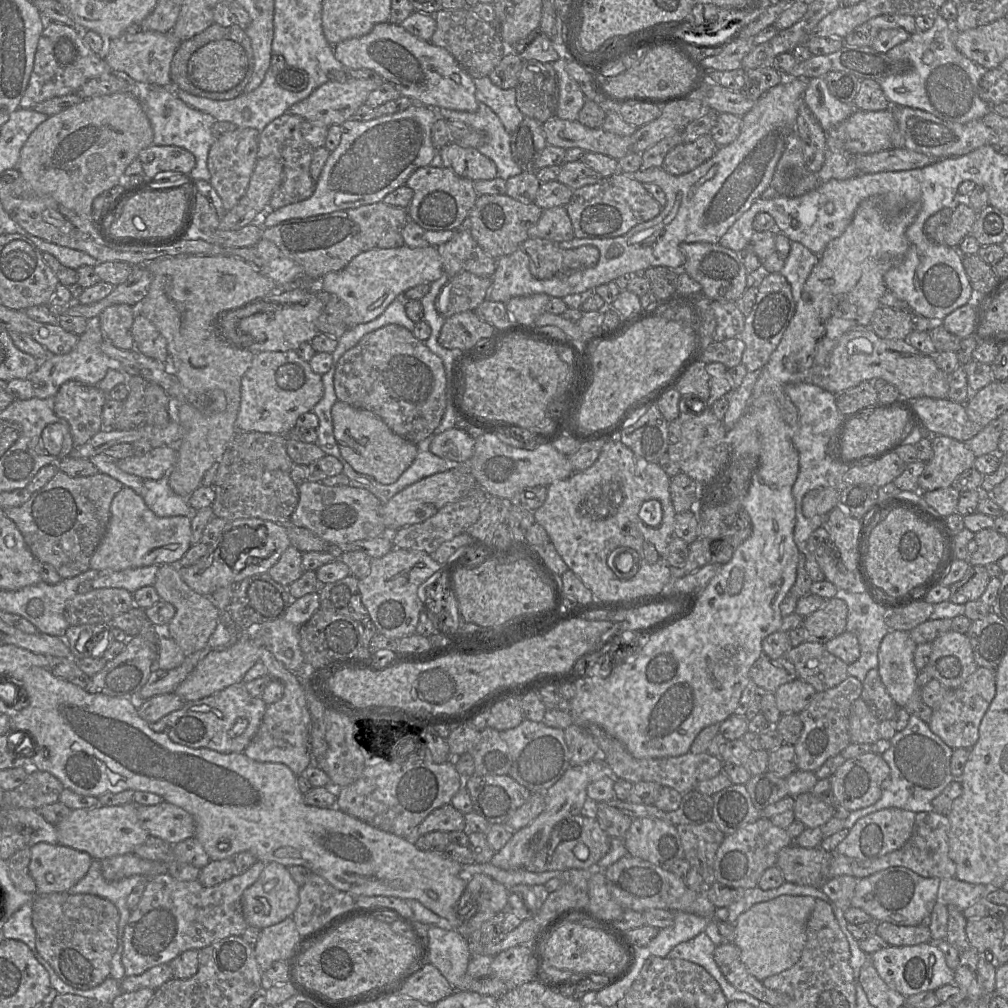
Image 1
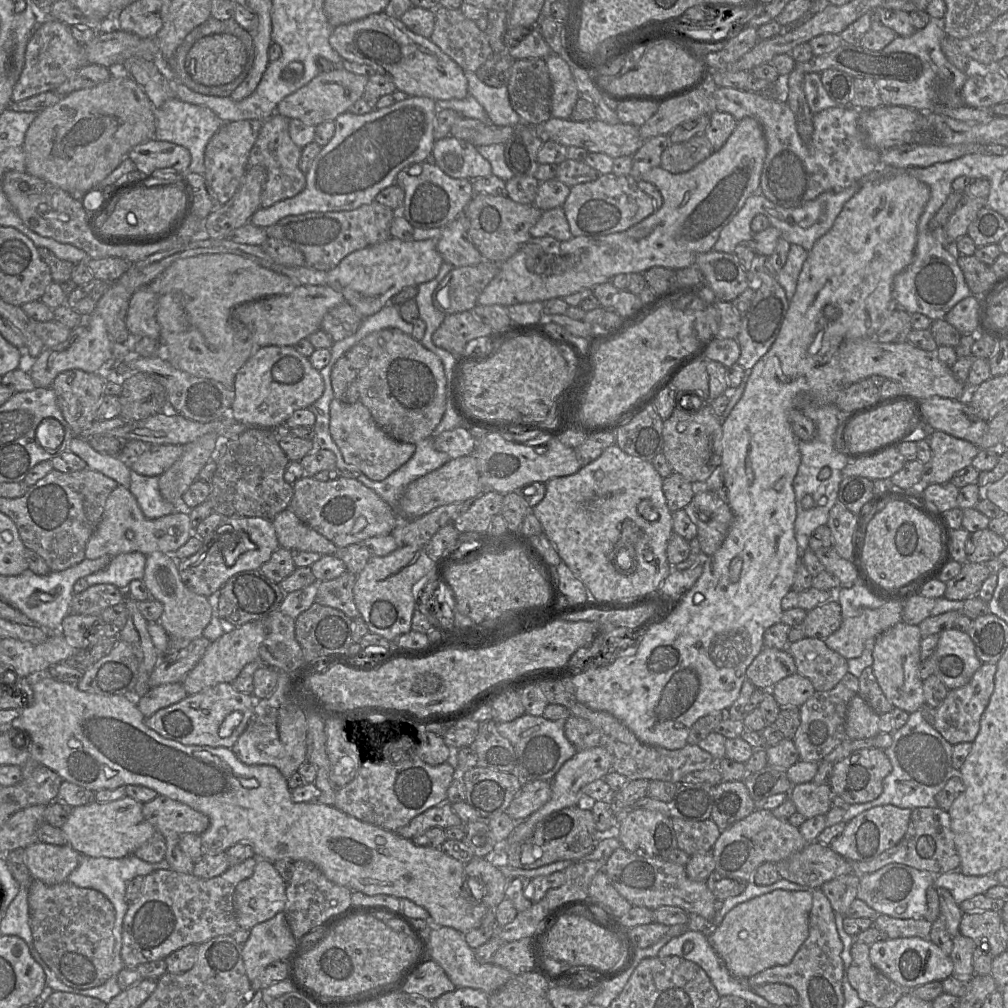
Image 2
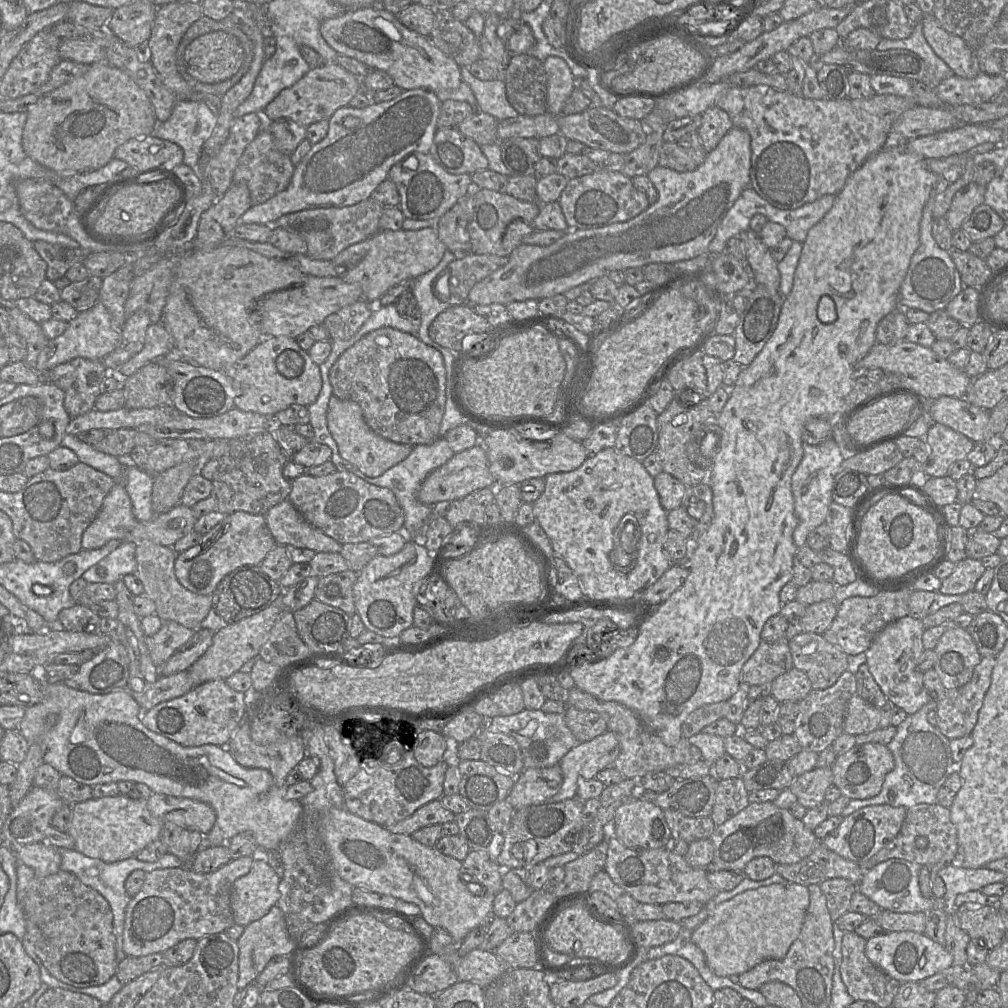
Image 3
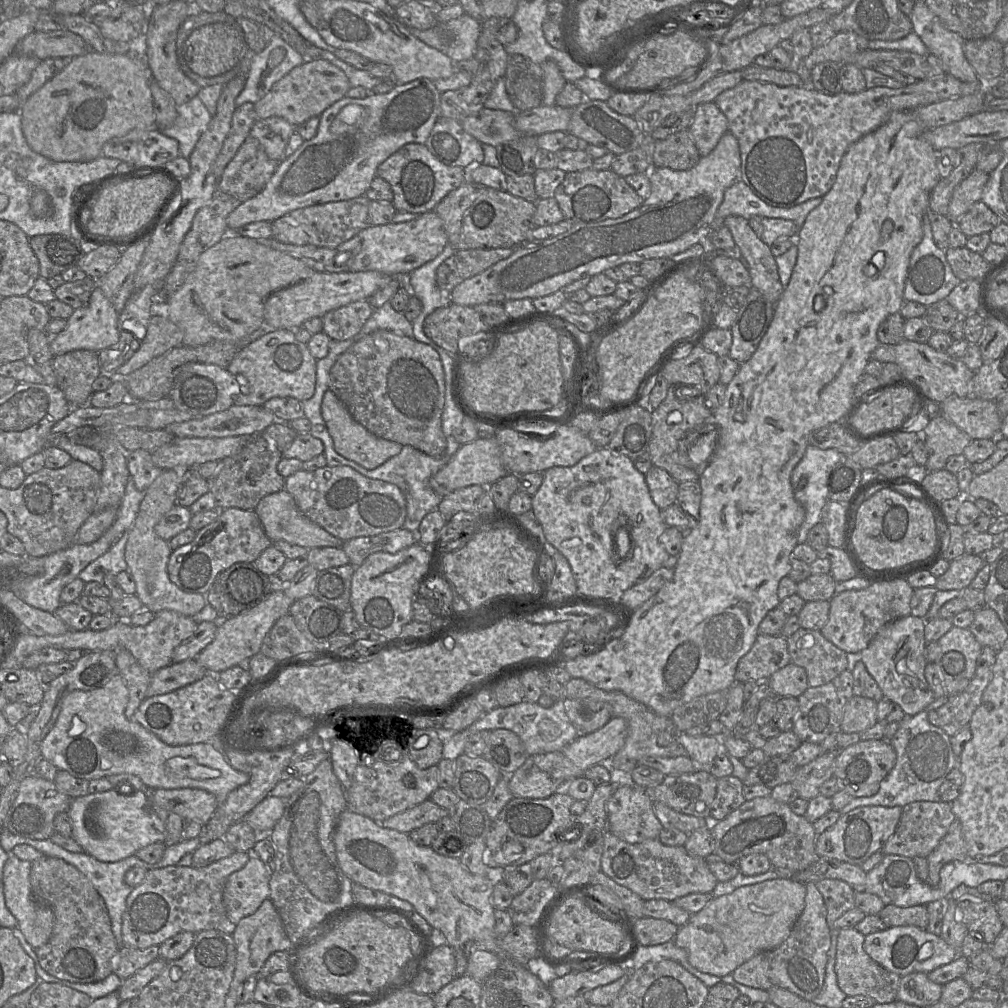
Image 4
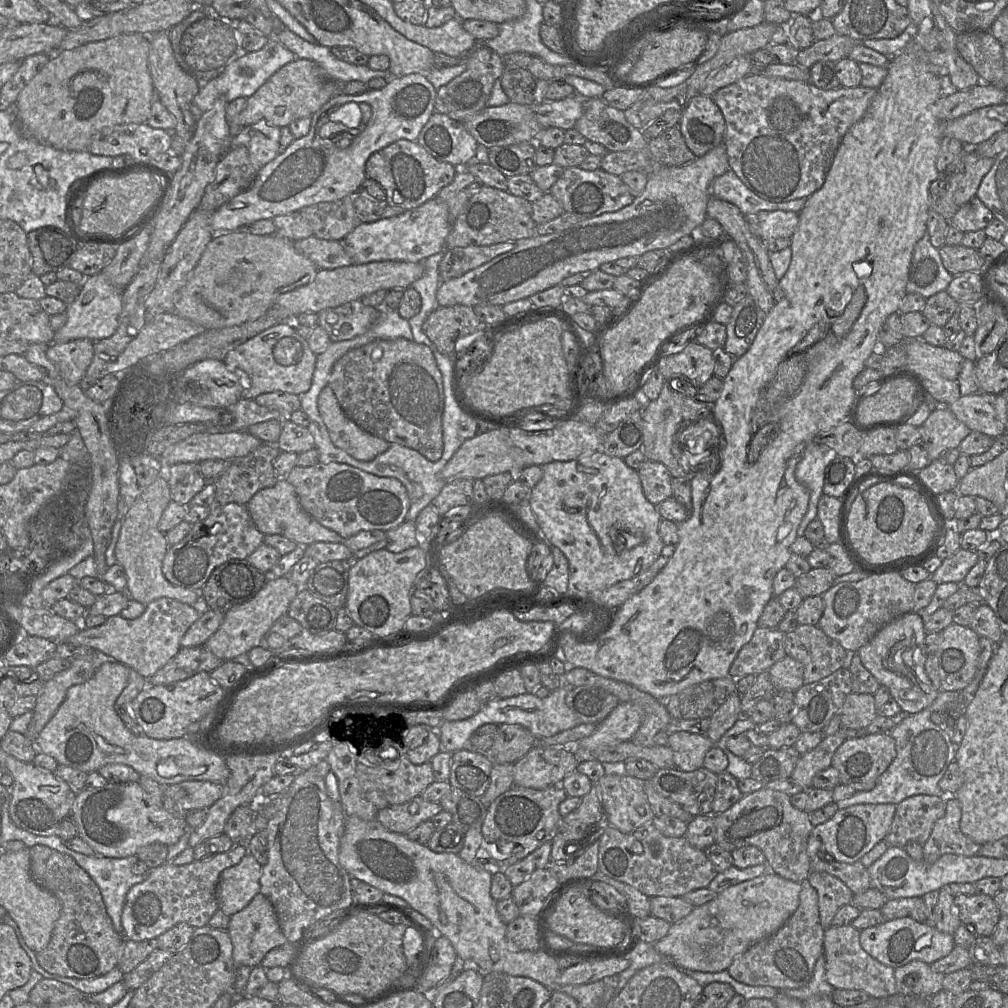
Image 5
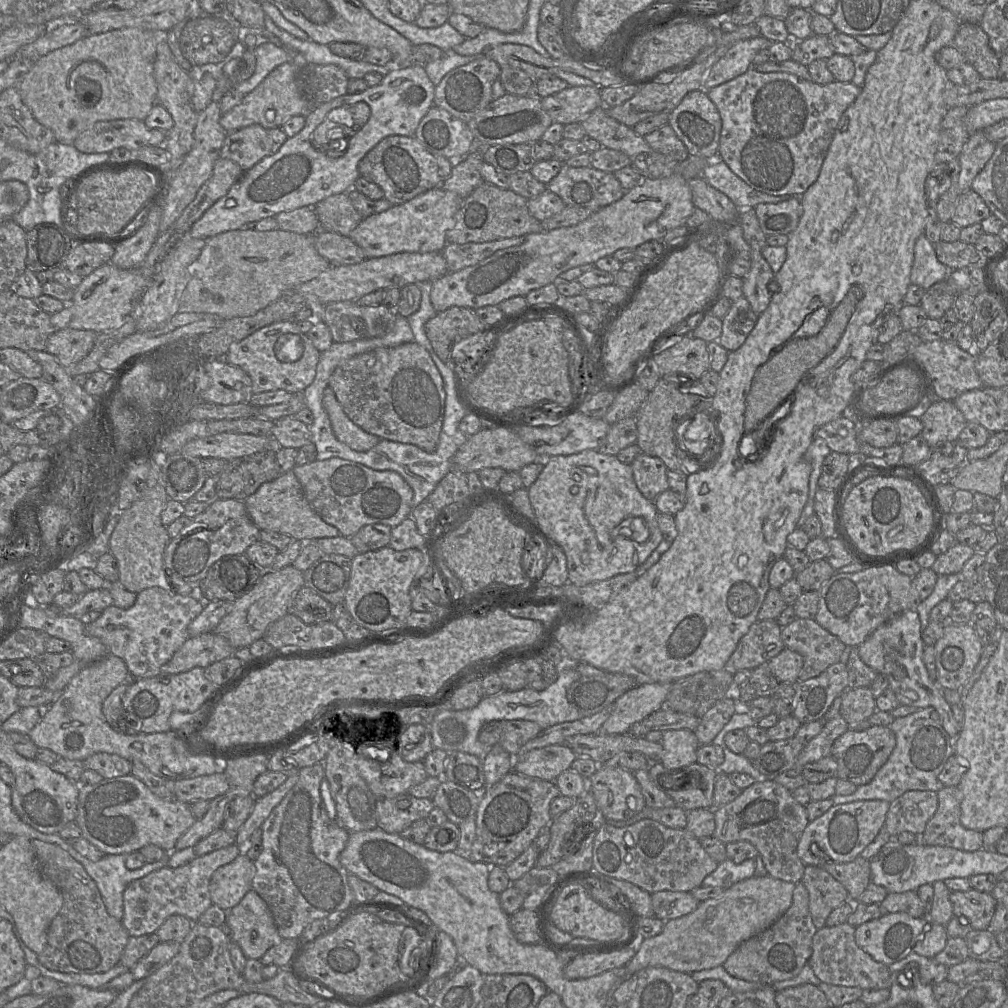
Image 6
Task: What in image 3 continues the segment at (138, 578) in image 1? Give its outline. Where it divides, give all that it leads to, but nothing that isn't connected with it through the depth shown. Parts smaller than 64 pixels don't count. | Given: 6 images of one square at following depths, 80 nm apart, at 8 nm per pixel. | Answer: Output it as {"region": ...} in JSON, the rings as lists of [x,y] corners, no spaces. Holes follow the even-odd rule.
{"region":[[[121,542],[108,556],[90,567],[81,576],[87,583],[109,583],[114,585],[122,581],[127,574],[134,574],[137,562],[135,559],[136,544]]]}

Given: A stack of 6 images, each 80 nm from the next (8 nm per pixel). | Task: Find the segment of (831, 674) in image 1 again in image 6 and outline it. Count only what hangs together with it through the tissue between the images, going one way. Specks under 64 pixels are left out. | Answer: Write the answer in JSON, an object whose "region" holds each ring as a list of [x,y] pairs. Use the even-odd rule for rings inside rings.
{"region":[[[796,618],[781,628],[785,647],[803,657],[799,681],[820,675],[832,664],[840,662],[846,645],[820,626],[815,619]]]}

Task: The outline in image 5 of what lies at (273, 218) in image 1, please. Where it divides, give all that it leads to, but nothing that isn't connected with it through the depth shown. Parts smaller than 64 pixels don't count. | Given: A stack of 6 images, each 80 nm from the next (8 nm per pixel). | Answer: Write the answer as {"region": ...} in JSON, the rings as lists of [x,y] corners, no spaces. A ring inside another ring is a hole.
{"region":[[[422,73],[395,77],[384,88],[367,89],[360,95],[335,95],[311,115],[307,135],[294,139],[284,151],[259,169],[247,190],[212,212],[211,227],[214,233],[226,234],[257,220],[273,219],[313,204],[336,201],[355,194],[366,179],[365,165],[373,153],[400,139],[417,141],[422,128],[435,111],[435,99],[436,89]],[[351,103],[369,104],[371,118],[361,131],[350,138],[349,145],[341,149],[336,141],[345,136],[323,139],[319,136],[319,129],[330,121],[334,111]]]}

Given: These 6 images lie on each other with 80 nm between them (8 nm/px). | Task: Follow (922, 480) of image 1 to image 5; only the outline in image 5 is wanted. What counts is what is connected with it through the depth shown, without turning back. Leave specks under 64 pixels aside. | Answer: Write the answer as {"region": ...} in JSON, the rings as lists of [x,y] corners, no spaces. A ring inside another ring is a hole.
{"region":[[[939,406],[931,411],[922,425],[922,440],[930,461],[940,458],[949,449],[959,448],[971,430],[948,408]]]}

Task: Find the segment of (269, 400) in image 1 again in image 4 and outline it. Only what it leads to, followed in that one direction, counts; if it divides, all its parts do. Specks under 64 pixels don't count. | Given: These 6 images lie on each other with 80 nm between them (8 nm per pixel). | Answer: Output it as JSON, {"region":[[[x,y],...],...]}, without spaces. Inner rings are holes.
{"region":[[[267,329],[259,338],[243,347],[227,366],[230,374],[242,375],[247,384],[242,384],[243,392],[234,399],[237,405],[263,406],[266,401],[274,397],[292,397],[299,401],[310,399],[315,392],[316,362],[311,355],[308,346],[295,337],[295,330]]]}

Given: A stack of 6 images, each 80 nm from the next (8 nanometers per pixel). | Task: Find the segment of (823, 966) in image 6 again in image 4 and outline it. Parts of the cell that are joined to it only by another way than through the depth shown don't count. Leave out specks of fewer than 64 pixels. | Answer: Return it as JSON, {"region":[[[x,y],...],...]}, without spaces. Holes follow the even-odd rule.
{"region":[[[843,928],[839,930],[836,951],[835,973],[840,989],[847,996],[864,995],[873,998],[876,1003],[889,1003],[897,998],[900,976],[874,961],[864,950],[865,935],[855,928]]]}

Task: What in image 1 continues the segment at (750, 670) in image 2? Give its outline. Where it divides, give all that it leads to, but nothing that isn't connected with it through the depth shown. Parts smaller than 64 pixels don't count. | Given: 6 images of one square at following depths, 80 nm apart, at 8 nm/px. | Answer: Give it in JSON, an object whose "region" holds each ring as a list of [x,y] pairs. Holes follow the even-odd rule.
{"region":[[[764,653],[751,666],[749,677],[761,692],[771,693],[798,678],[793,663],[786,657],[773,659]]]}

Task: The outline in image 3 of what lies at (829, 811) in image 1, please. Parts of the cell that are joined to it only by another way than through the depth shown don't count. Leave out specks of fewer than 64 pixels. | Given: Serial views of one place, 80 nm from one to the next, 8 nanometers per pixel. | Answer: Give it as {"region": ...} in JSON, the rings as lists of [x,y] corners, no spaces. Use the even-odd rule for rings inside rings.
{"region":[[[816,767],[795,777],[789,789],[796,796],[798,803],[810,809],[825,801],[825,792],[832,784],[832,768]]]}

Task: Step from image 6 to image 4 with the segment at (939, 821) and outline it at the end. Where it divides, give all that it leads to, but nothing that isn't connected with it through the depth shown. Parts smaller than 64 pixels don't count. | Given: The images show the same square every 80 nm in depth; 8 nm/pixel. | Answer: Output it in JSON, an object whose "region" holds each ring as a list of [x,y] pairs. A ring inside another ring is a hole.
{"region":[[[957,818],[952,822],[947,834],[940,841],[938,846],[927,857],[927,883],[932,887],[937,886],[940,881],[939,871],[942,866],[956,860],[968,860],[968,852],[961,829],[961,823]]]}

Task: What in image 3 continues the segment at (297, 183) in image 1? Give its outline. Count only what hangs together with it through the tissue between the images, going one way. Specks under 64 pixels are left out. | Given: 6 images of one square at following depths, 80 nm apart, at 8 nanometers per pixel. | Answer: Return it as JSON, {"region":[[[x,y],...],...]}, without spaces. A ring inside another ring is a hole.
{"region":[[[262,129],[254,140],[246,147],[239,159],[233,175],[233,183],[247,185],[252,205],[266,202],[275,194],[283,191],[292,178],[295,165],[291,155],[278,150],[272,134]]]}

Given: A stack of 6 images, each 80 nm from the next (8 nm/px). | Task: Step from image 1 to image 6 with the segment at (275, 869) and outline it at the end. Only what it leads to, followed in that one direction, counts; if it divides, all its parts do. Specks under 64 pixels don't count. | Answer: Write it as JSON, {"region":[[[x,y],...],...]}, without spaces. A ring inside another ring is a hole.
{"region":[[[245,854],[216,869],[209,883],[212,904],[225,912],[236,906],[252,889],[255,873],[254,861]]]}

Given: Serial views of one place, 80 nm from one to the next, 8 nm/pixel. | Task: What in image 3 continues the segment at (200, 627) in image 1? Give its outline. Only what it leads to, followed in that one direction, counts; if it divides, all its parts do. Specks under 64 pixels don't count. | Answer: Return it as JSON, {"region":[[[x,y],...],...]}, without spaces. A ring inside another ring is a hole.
{"region":[[[150,540],[136,545],[137,567],[134,575],[143,585],[144,593],[156,604],[155,614],[162,621],[175,621],[196,630],[212,608],[211,595],[200,595],[183,587],[175,576],[174,562],[177,553],[172,547],[155,544]]]}

